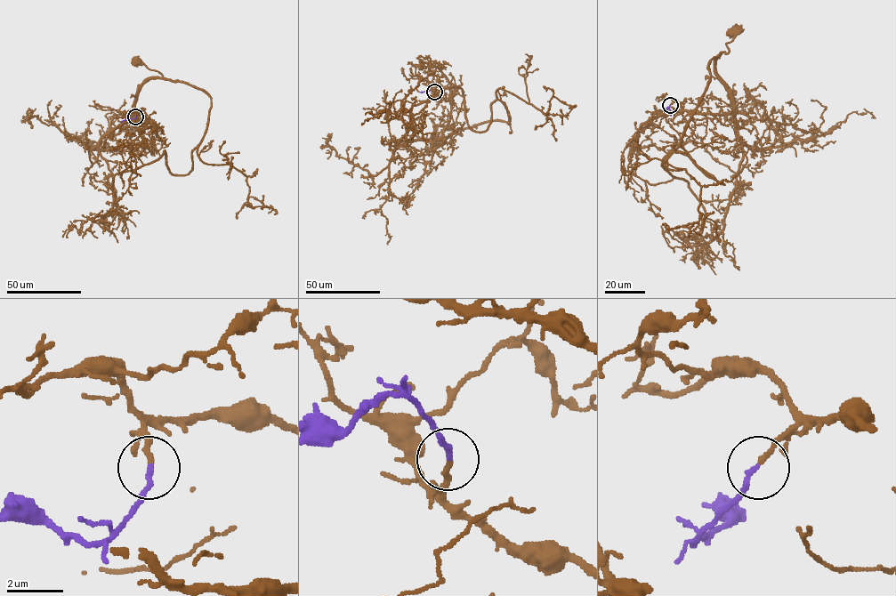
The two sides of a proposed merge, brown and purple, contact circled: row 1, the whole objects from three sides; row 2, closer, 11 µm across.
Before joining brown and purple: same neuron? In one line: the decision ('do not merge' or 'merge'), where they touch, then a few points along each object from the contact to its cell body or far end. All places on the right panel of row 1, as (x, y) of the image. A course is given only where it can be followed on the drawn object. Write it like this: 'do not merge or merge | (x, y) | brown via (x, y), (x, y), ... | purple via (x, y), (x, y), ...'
merge | (670, 105) | brown via (670, 105), (676, 101), (690, 112), (735, 111), (715, 60), (728, 52), (736, 29) | purple via (670, 105), (665, 110), (669, 108), (670, 116)

